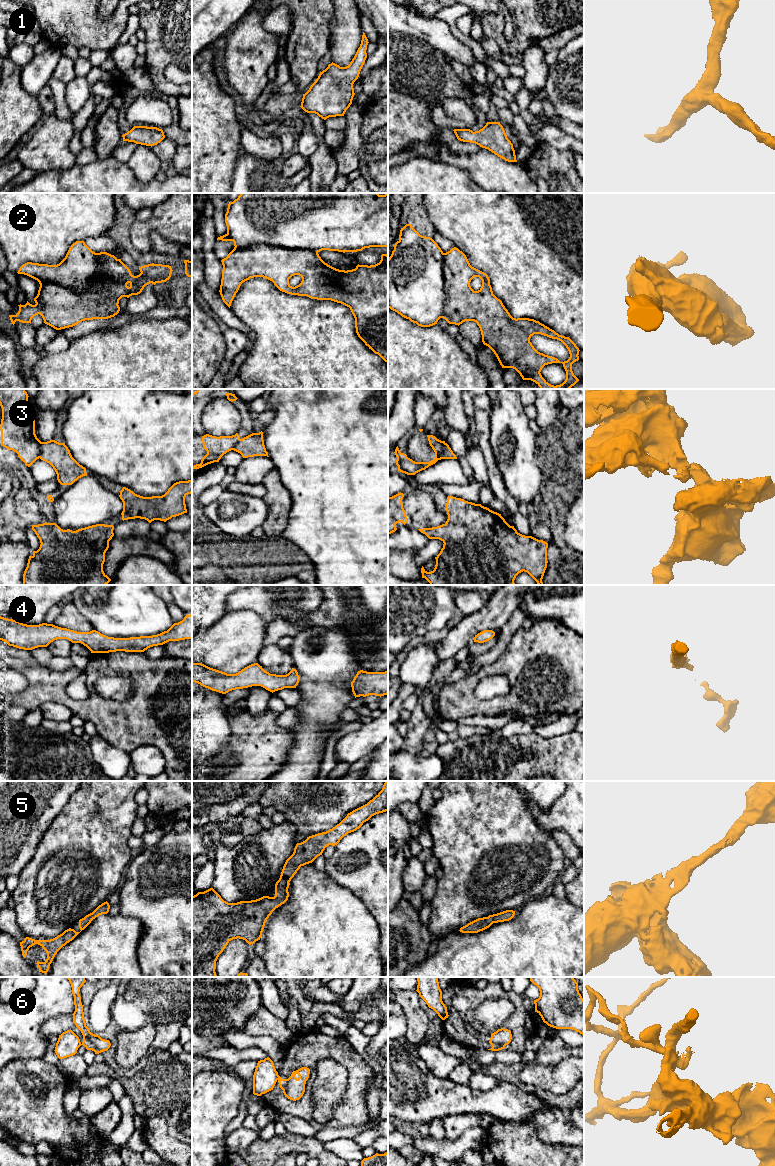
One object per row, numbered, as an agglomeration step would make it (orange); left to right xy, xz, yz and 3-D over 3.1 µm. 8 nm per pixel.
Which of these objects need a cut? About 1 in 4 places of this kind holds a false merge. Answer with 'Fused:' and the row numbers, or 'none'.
Fused: 2, 3, 6

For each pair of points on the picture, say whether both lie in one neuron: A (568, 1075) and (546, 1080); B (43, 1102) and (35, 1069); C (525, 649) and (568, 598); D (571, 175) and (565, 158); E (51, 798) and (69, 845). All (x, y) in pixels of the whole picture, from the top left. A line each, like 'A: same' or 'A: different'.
A: same
B: same
C: different
D: same
E: different

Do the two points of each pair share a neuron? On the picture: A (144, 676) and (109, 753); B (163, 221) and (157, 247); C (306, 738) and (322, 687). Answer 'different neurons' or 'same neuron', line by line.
A: different neurons
B: different neurons
C: same neuron

